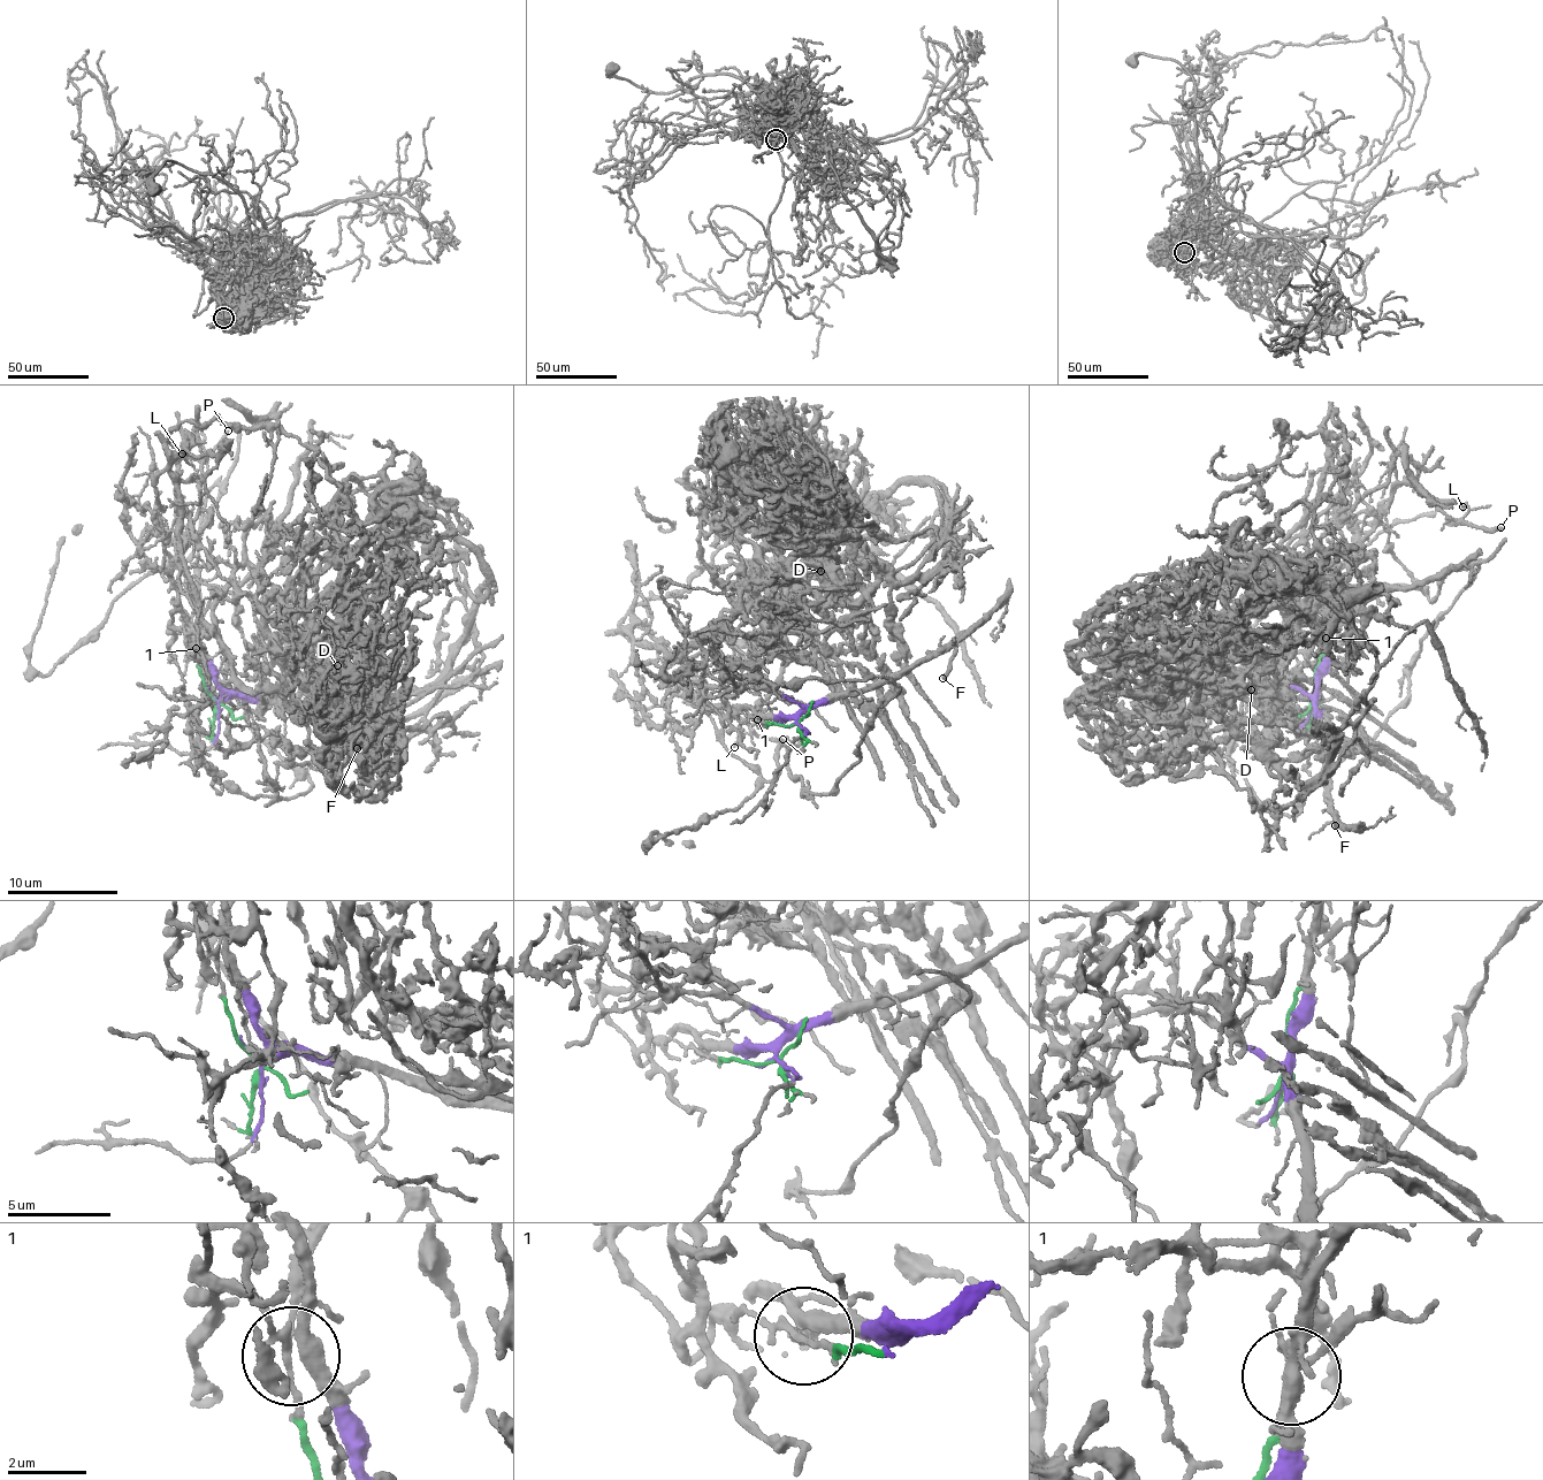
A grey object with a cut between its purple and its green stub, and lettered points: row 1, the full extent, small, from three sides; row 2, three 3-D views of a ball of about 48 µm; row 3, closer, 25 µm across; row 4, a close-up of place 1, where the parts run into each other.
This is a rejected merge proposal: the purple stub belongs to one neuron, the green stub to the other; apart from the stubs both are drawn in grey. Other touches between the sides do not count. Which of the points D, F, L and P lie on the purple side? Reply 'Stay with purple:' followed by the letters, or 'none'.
Stay with purple: F, L, P

